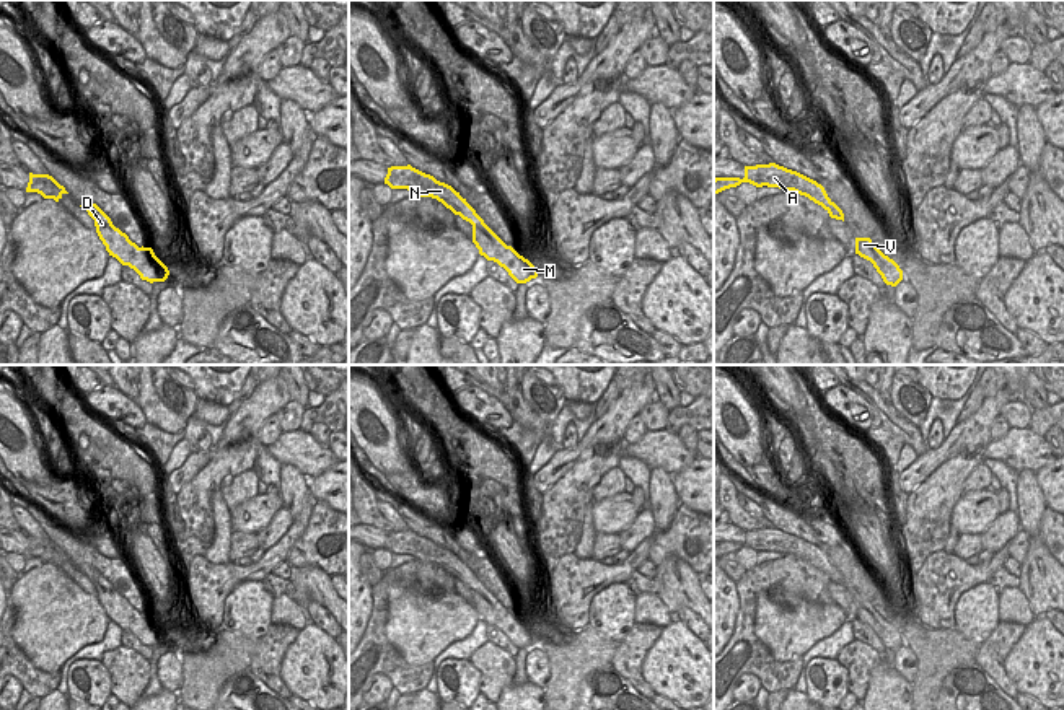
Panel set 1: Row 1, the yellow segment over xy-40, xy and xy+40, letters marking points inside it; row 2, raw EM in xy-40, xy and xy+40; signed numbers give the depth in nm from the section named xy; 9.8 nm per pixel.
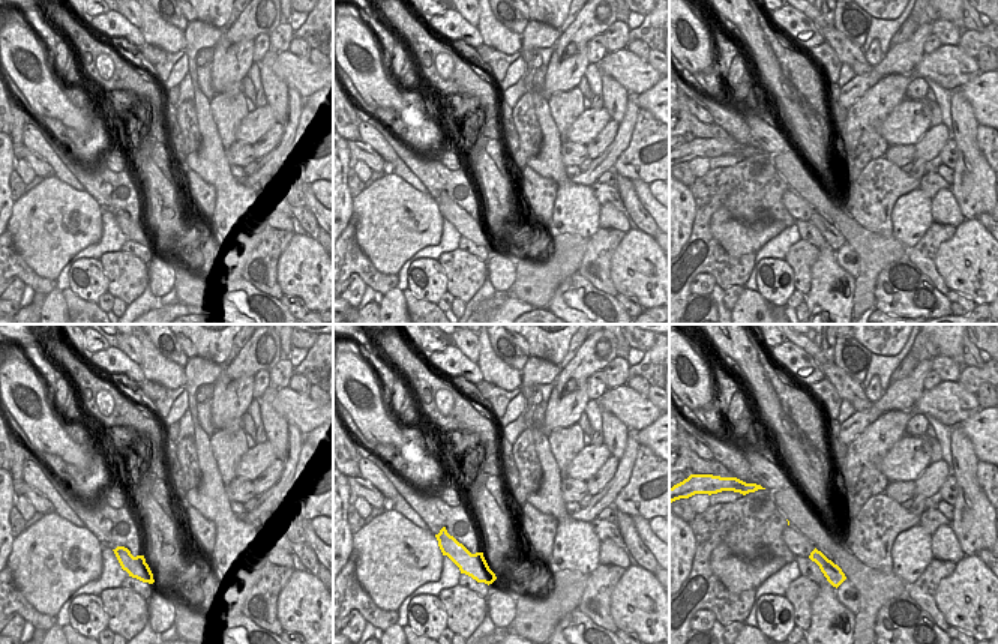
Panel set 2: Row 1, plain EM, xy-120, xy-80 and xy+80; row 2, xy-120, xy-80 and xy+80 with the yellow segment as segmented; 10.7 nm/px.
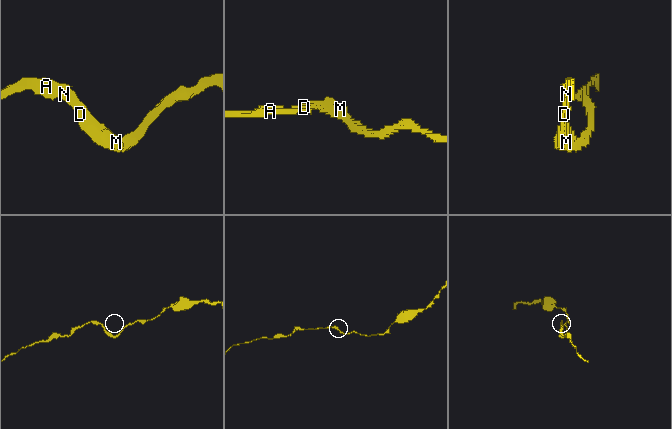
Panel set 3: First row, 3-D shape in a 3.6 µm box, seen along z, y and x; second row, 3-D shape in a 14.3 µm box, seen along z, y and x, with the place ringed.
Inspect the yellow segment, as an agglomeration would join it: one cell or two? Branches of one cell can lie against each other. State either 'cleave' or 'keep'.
keep

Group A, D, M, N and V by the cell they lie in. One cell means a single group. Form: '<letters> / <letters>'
A D M N V

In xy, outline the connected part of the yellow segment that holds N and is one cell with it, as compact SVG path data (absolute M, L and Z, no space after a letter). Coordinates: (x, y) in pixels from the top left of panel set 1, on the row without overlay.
M411 529L388 532L385 549L391 554L407 554L415 560L437 563L455 580L469 586L473 589L473 607L479 614L479 619L503 632L517 648L526 648L538 642L534 630L512 611L507 611L451 550L437 546L433 541Z

